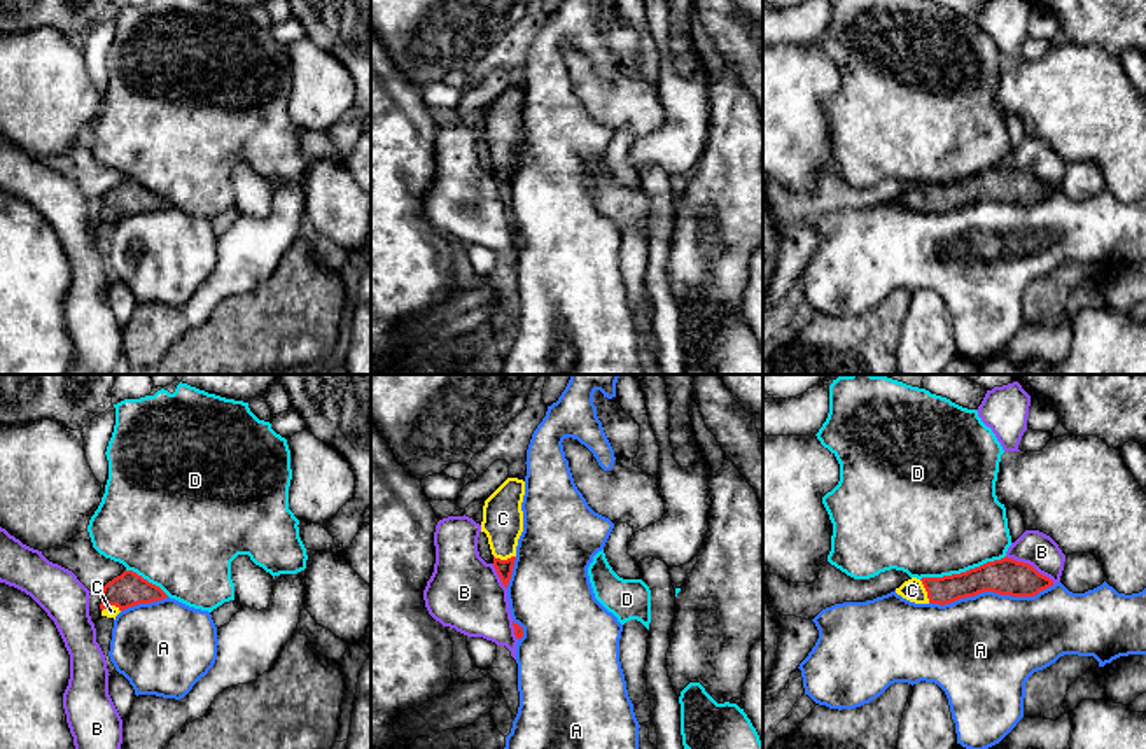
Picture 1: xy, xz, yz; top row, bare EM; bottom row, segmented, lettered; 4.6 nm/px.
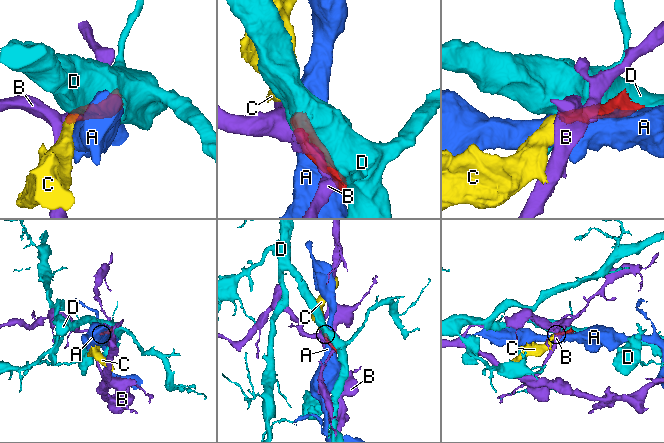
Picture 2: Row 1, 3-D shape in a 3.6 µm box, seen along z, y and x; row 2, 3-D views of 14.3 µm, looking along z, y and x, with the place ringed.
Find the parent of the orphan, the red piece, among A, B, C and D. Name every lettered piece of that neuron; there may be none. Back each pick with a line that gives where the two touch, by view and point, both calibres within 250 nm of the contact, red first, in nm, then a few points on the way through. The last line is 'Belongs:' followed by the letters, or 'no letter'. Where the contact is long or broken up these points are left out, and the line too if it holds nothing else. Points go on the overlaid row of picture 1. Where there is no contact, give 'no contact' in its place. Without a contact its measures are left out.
C: xz (504, 560) | 80/190 nm | across xz (504, 567), (504, 560), (503, 518)
Belongs: C

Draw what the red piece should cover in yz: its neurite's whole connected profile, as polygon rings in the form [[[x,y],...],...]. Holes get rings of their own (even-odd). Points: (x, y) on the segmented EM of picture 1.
[[[1004,556],[961,574],[912,578],[896,588],[896,593],[915,604],[945,606],[983,592],[1034,597],[1050,586],[1053,586],[1053,581],[1039,574],[1032,565]]]

